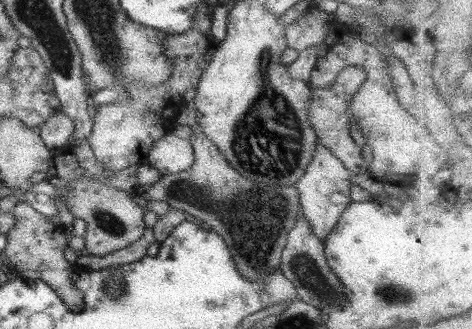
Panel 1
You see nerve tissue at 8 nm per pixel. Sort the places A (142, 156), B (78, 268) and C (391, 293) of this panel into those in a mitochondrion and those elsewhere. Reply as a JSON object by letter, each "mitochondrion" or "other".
{"A":"other","B":"other","C":"mitochondrion"}

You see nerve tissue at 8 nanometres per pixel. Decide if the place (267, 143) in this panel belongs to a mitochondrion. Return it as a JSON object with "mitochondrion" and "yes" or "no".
{"mitochondrion":"yes"}

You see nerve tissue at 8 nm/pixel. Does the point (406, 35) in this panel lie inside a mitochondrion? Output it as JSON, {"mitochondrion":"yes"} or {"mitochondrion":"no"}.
{"mitochondrion":"no"}

